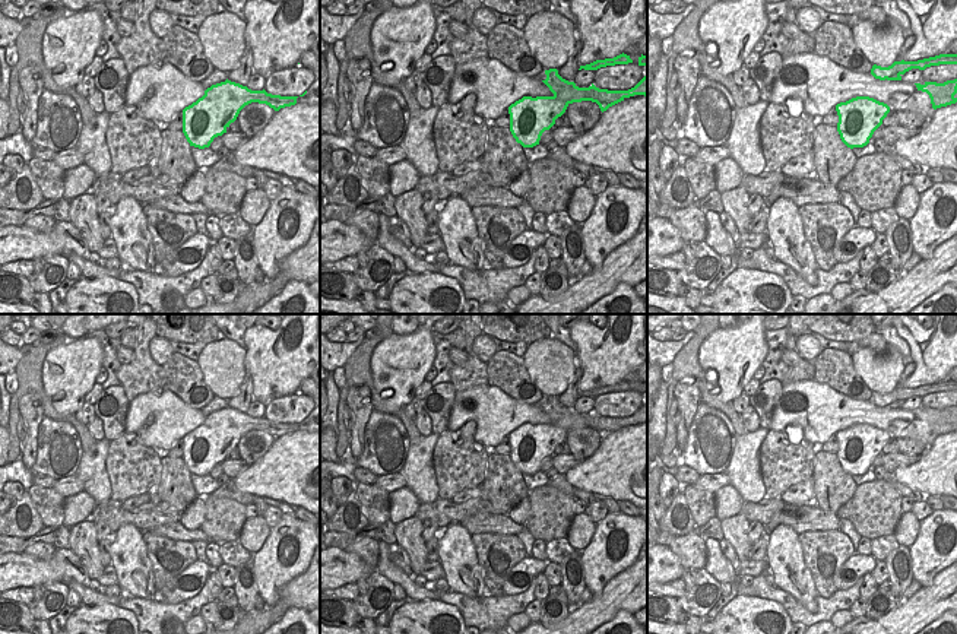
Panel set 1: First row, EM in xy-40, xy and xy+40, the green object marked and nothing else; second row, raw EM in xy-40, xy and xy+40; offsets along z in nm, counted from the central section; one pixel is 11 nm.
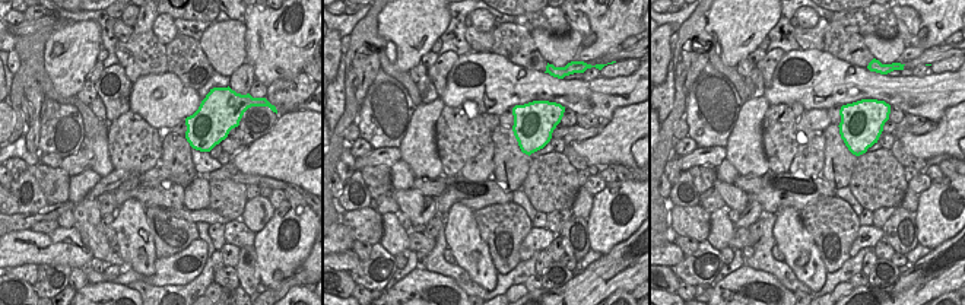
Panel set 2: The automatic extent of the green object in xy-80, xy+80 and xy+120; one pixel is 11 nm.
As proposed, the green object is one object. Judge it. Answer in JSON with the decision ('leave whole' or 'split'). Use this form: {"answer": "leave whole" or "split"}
{"answer": "split"}

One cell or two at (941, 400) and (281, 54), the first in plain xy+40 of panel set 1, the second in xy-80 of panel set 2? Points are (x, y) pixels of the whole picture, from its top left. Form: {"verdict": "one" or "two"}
{"verdict": "two"}

